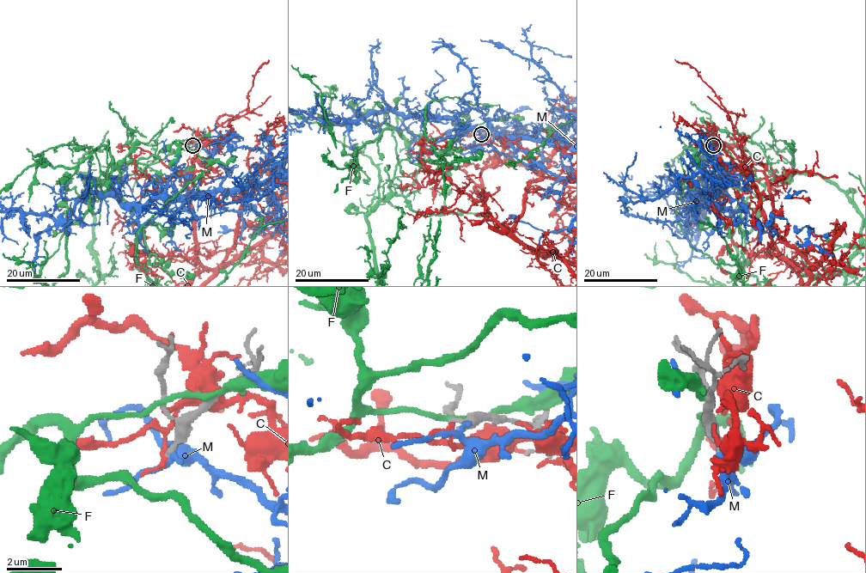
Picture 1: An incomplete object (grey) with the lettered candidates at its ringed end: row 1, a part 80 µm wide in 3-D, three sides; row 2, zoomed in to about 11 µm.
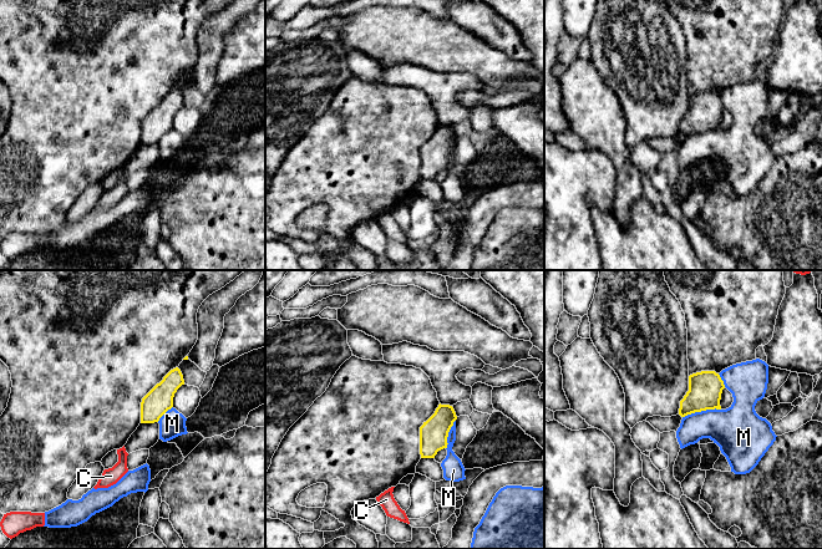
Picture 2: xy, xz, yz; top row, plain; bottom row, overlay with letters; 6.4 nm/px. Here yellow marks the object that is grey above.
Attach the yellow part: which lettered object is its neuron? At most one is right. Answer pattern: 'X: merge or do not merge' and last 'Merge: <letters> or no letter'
C: do not merge
F: do not merge
M: do not merge
Merge: no letter

